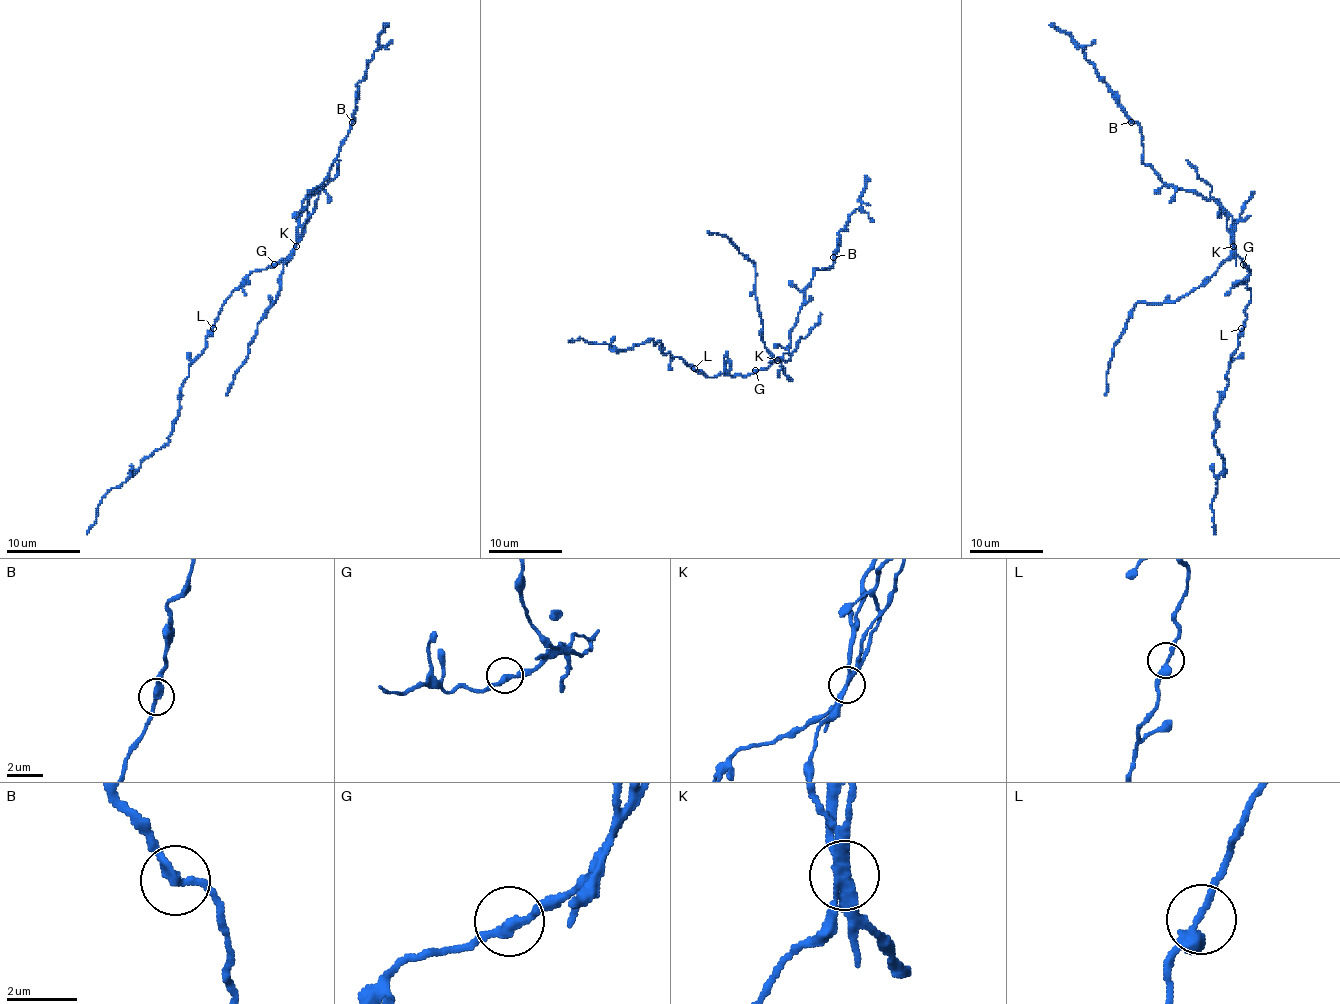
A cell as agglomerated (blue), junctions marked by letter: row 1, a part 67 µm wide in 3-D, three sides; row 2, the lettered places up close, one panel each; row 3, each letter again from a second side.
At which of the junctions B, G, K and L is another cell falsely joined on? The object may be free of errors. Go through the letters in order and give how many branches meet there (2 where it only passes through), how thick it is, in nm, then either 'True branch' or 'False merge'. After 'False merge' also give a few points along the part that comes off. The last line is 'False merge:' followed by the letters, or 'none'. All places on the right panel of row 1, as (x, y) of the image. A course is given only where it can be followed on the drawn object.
B: Branches: 2. Thickness 280 nm. True branch
G: Branches: 2. Thickness 280 nm. True branch
K: Branches: 2. Thickness 300 nm. False merge. Course of the part to remove: (1234, 245), (1232, 254), (1197, 288), (1171, 303), (1138, 303), (1125, 325), (1125, 332), (1114, 347), (1104, 395)
L: Branches: 2. Thickness 320 nm. True branch
False merge: K

